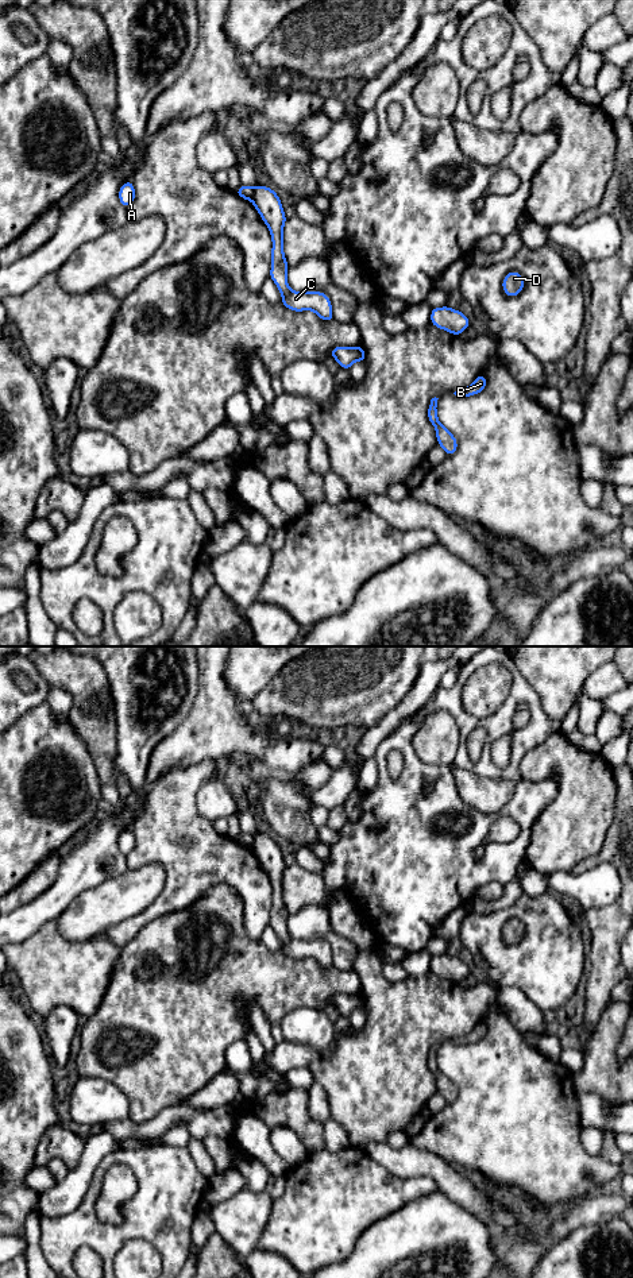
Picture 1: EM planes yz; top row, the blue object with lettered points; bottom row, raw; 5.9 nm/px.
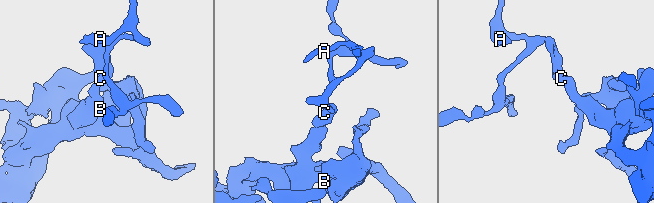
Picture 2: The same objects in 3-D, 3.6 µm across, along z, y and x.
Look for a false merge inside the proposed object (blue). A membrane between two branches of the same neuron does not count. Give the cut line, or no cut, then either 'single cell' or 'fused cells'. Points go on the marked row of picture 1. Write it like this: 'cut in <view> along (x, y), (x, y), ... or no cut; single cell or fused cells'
cut in yz along (255, 188), (251, 200); fused cells

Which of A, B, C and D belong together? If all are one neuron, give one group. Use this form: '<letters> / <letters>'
A / B C D

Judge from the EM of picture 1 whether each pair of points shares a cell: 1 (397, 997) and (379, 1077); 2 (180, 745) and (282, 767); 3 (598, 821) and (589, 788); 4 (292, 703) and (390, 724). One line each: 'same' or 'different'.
1: same
2: same
3: same
4: different

